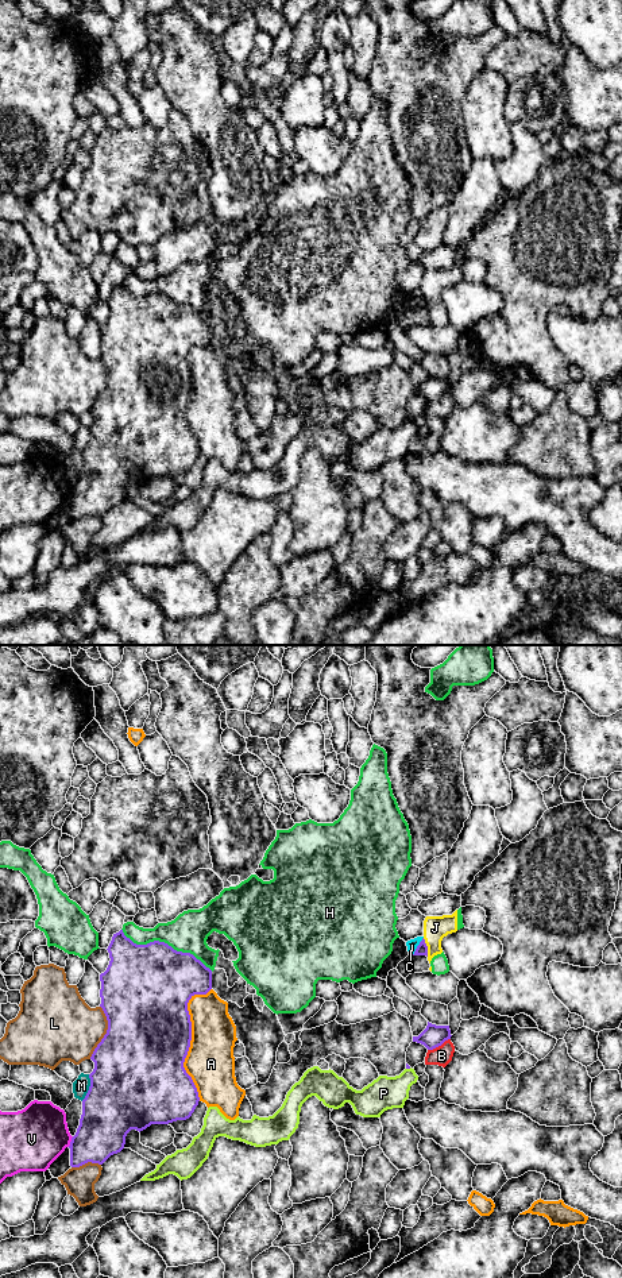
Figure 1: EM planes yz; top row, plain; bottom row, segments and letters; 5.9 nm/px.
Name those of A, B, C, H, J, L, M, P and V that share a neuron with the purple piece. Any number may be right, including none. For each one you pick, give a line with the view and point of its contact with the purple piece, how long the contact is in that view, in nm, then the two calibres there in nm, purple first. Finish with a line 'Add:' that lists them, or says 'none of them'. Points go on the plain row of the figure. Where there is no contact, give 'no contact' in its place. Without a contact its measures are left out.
Add: none of them

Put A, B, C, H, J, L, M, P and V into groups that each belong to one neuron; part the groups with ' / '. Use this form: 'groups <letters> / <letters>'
groups A / B / C / H J / L / M / P / V

